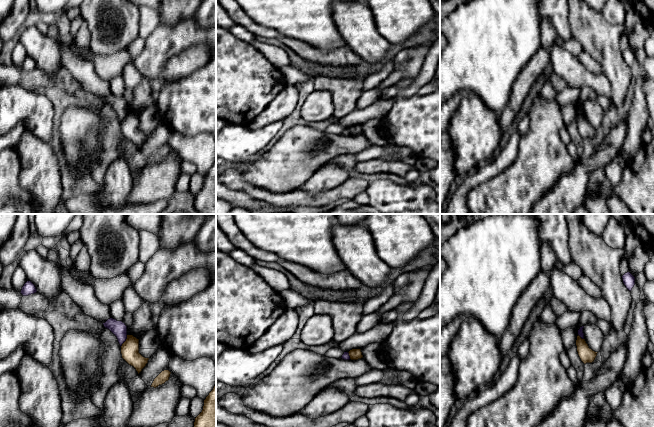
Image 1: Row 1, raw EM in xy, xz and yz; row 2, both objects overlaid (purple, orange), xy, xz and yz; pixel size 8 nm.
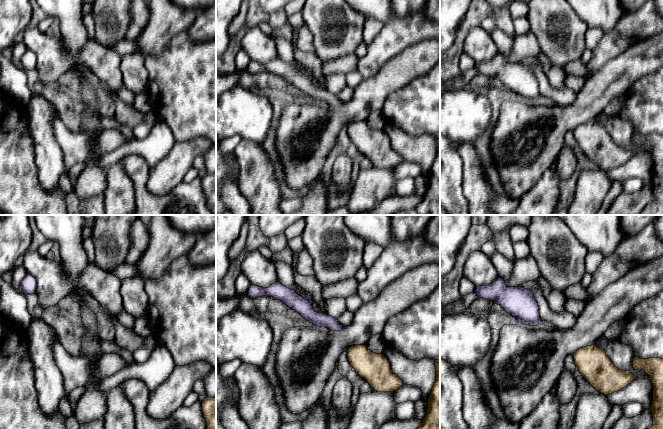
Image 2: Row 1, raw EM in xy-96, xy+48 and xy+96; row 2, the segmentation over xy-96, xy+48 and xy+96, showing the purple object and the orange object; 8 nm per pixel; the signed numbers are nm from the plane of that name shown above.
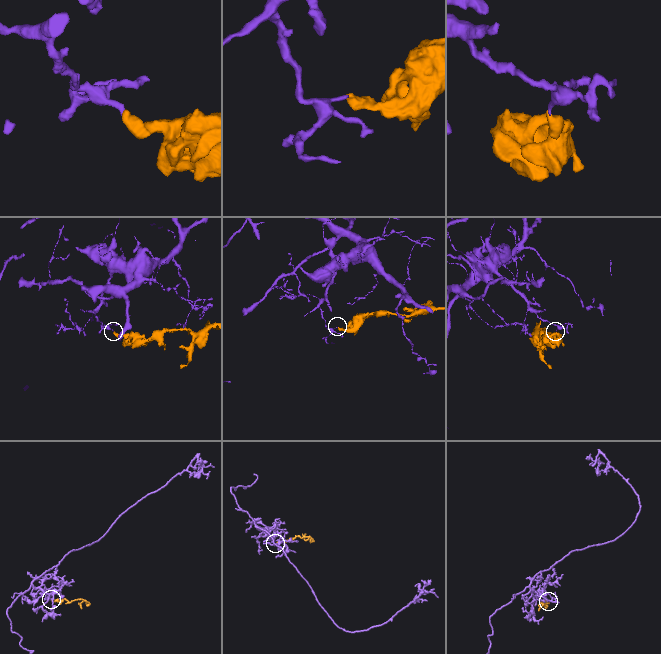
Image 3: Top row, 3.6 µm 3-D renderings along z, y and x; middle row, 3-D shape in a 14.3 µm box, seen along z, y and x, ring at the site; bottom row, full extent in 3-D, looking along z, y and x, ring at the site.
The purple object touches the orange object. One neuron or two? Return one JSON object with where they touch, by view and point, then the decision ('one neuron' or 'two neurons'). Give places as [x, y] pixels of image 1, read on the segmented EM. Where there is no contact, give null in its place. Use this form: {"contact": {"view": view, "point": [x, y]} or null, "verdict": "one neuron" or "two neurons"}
{"contact": {"view": "xy", "point": [124, 341]}, "verdict": "two neurons"}

